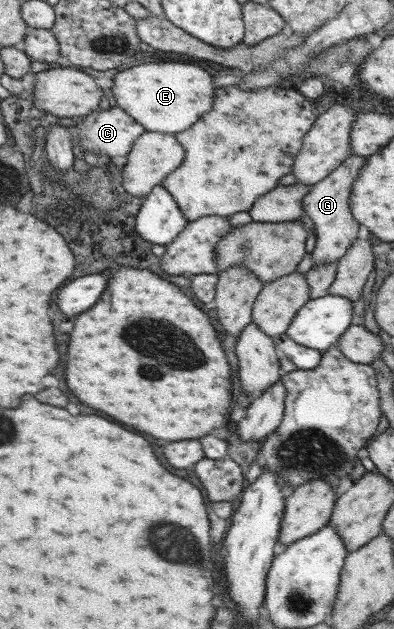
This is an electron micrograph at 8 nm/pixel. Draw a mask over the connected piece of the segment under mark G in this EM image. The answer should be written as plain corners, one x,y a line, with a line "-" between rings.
348,156
327,177
312,184
308,193
302,198
303,219
308,219
313,223
313,232
316,235
314,248
310,252
314,260
312,268
320,264
336,263
336,260
345,254
348,246
356,239
356,231
360,224
350,213
349,193
354,179
364,164
365,157

